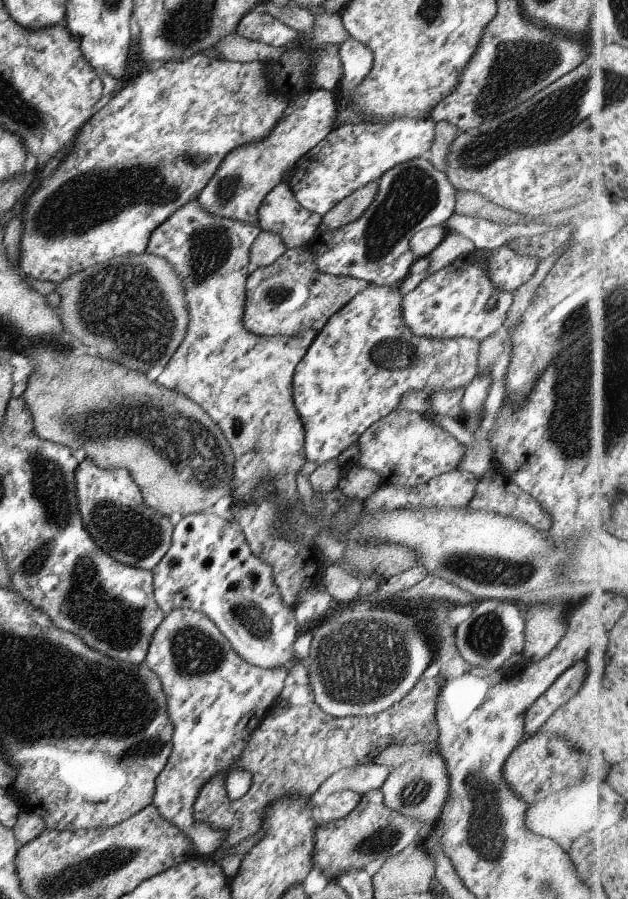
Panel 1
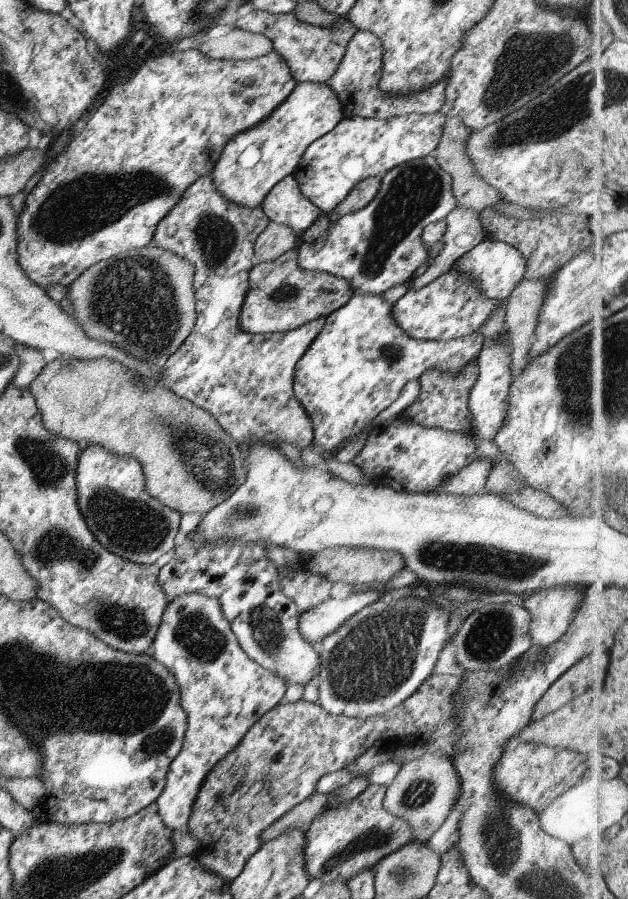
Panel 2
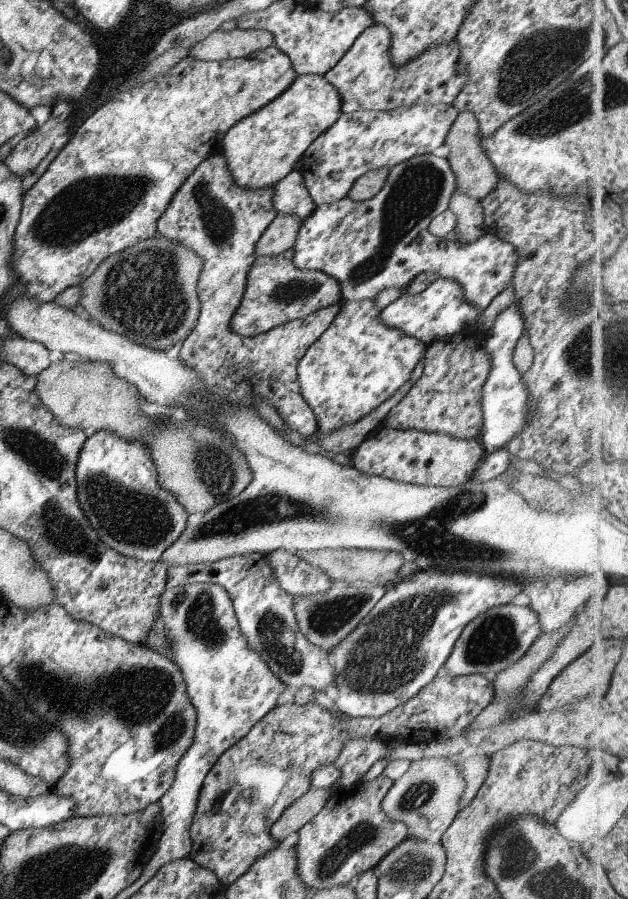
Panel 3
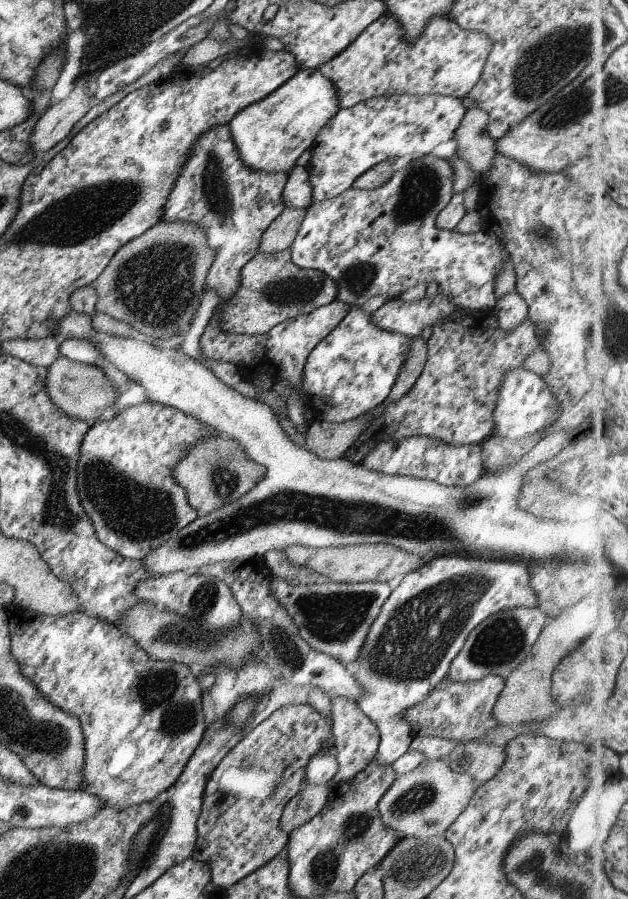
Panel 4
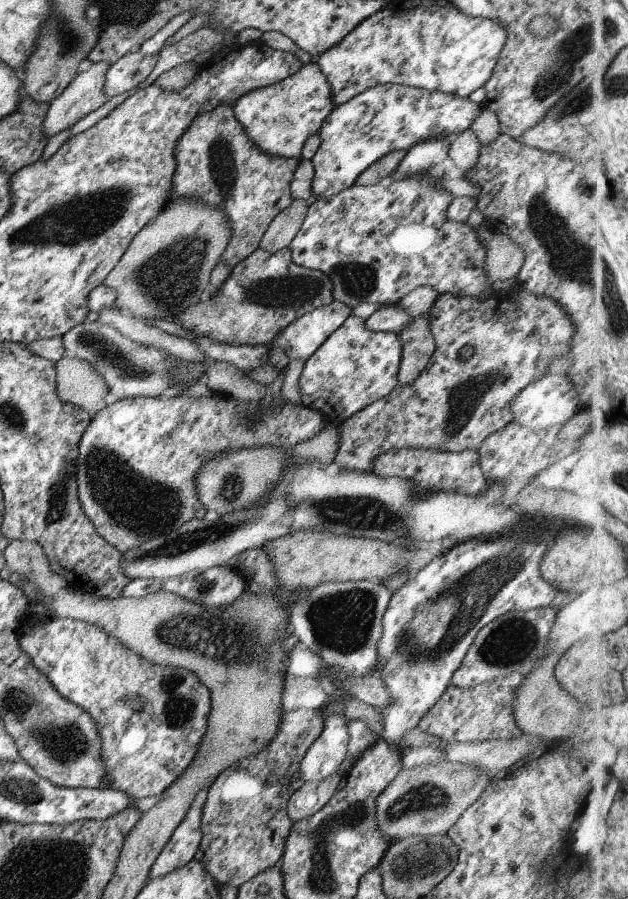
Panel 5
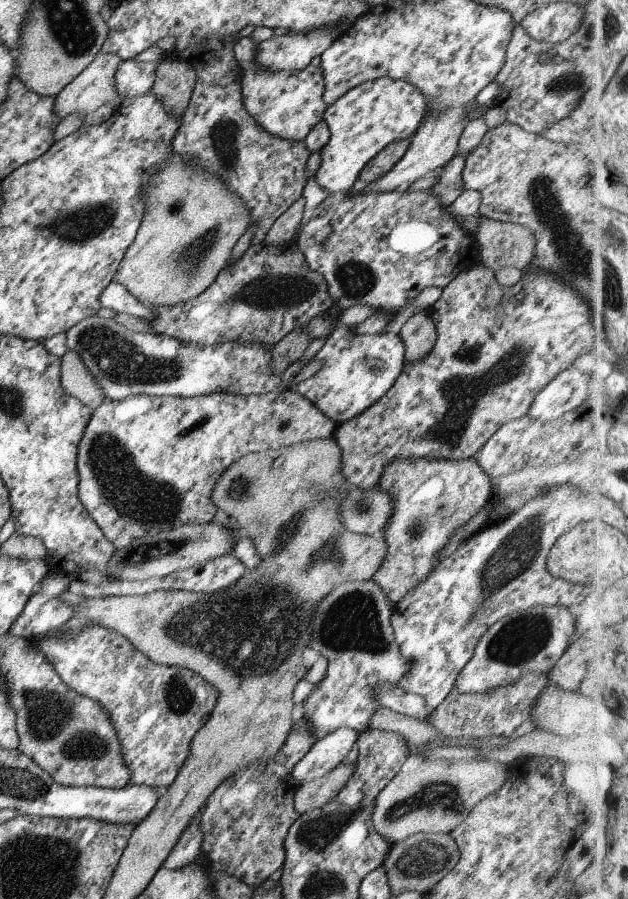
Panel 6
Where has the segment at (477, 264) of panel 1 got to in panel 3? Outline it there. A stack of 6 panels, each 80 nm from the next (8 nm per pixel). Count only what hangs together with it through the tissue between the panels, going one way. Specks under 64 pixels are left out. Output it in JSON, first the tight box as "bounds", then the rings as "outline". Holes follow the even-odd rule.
{"bounds":[379,277,481,346],"outline":[[[437,277],[427,285],[423,292],[419,294],[403,293],[397,300],[387,304],[379,312],[379,320],[385,326],[395,328],[398,332],[403,332],[406,336],[428,346],[435,340],[457,334],[459,330],[468,331],[475,324],[480,312],[481,310],[477,310],[473,304],[465,302],[461,286],[455,280]]]}

